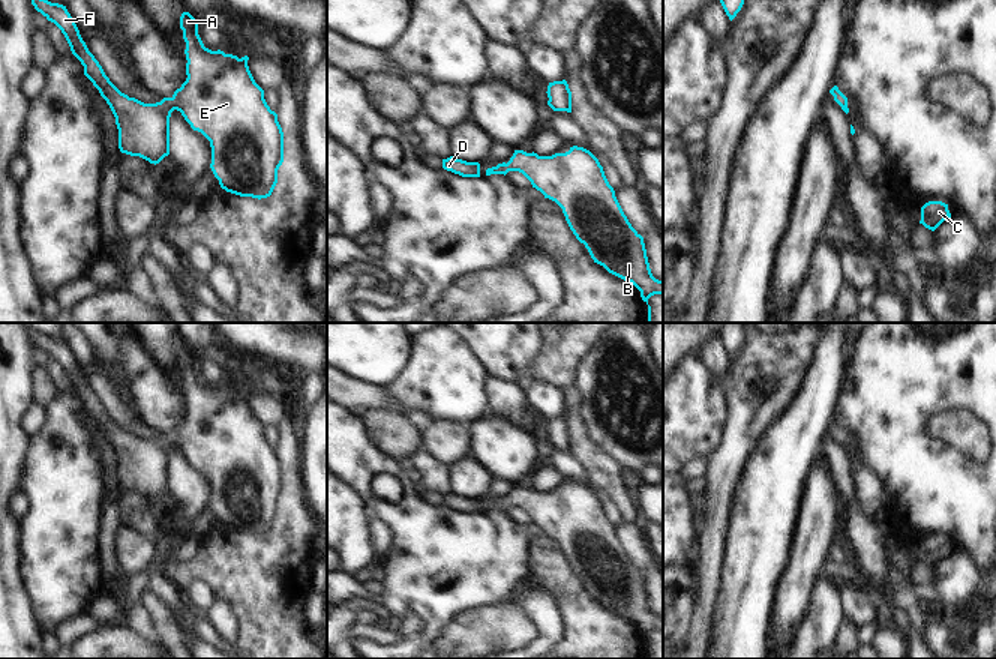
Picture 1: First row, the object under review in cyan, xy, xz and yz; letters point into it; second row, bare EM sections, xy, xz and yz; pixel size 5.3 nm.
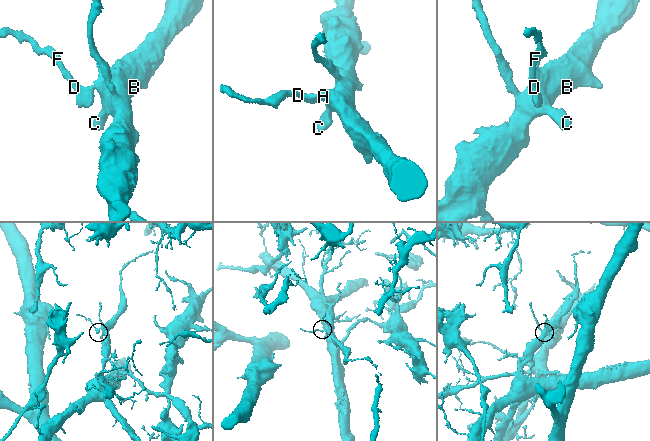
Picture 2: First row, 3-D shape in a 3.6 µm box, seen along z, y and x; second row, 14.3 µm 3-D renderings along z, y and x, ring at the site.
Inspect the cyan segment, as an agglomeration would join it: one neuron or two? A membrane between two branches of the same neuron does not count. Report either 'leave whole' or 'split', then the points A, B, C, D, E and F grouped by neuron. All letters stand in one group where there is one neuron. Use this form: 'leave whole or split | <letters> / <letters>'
leave whole | A B C D E F

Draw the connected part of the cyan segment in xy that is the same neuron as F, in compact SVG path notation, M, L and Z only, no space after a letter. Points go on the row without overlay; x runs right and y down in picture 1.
M34 330L32 341L62 366L72 390L84 402L84 411L110 441L122 489L159 500L170 491L170 453L177 446L210 477L210 504L222 525L258 536L272 531L284 498L284 468L249 407L248 392L238 395L206 384L198 357L183 348L180 365L186 378L188 414L171 434L144 440L110 417L66 342Z

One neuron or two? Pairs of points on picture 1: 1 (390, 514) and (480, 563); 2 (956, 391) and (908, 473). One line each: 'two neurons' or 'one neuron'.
1: one neuron
2: one neuron

